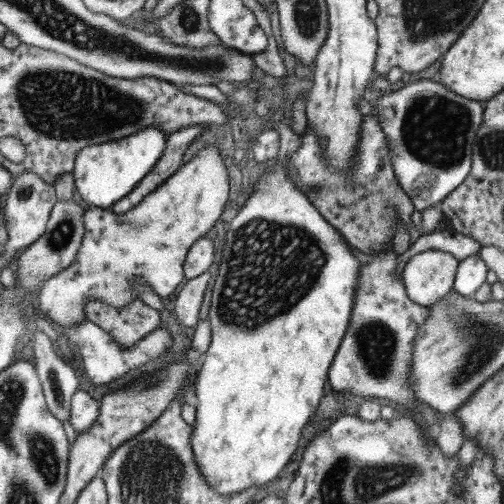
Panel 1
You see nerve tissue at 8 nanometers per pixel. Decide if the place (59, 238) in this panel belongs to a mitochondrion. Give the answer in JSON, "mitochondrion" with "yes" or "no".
{"mitochondrion":"yes"}

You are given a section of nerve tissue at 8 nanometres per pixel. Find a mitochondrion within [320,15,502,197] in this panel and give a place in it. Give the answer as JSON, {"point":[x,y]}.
{"point":[435,130]}

